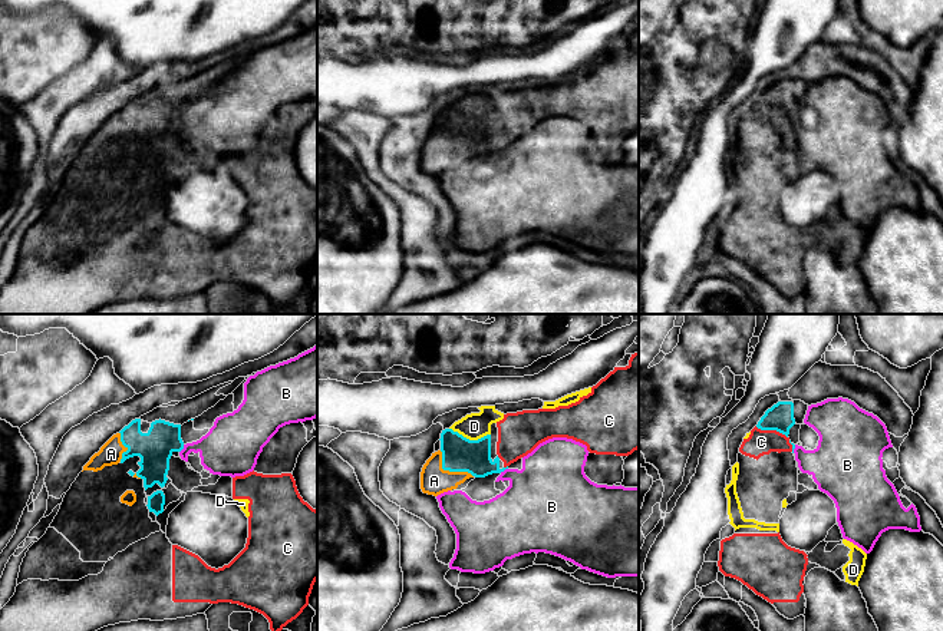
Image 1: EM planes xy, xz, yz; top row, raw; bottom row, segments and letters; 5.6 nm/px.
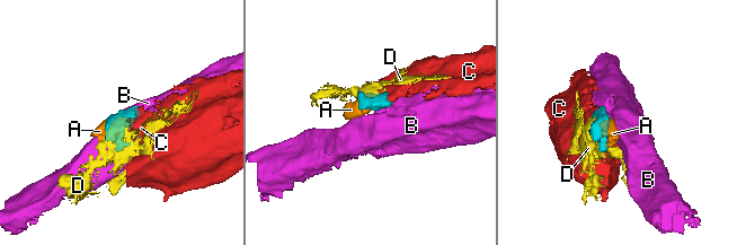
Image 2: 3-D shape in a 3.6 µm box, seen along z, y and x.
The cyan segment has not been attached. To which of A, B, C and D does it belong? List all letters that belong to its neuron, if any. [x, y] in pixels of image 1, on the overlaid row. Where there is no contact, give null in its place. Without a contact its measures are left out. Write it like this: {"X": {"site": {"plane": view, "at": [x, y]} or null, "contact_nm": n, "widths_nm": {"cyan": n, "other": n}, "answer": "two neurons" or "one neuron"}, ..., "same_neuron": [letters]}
{"A": {"site": {"plane": "xz", "at": [449, 471]}, "contact_nm": 240, "widths_nm": {"cyan": 190, "other": 160}, "answer": "one neuron"}, "B": {"site": {"plane": "xy", "at": [183, 448]}, "contact_nm": 50, "widths_nm": {"cyan": 200, "other": 300}, "answer": "two neurons"}, "C": {"site": {"plane": "yz", "at": [771, 429]}, "contact_nm": 200, "widths_nm": {"cyan": 150, "other": 140}, "answer": "one neuron"}, "D": {"site": {"plane": "xz", "at": [468, 439]}, "contact_nm": 240, "widths_nm": {"cyan": 190, "other": 150}, "answer": "one neuron"}, "same_neuron": ["A", "C", "D"]}

